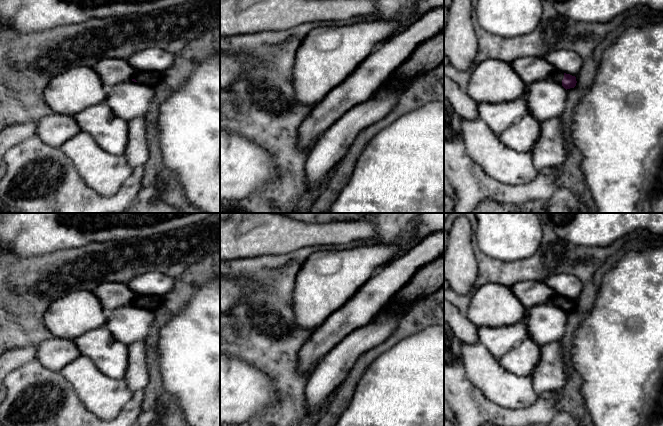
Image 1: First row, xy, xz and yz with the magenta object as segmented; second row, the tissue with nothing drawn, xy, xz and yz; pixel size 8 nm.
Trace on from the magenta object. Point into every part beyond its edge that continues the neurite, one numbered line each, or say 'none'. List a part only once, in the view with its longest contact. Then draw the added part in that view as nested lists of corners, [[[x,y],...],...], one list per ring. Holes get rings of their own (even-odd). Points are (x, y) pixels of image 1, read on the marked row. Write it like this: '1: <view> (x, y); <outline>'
1: yz (557, 76); [[[555,70],[552,74],[550,79],[552,79],[553,81],[559,83],[562,85],[562,80],[564,78],[564,73],[558,70]]]

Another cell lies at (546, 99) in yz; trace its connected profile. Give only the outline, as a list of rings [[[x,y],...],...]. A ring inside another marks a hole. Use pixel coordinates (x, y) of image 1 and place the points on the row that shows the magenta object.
[[[552,79],[539,80],[527,85],[524,98],[533,117],[543,122],[559,118],[567,102],[567,90]]]

